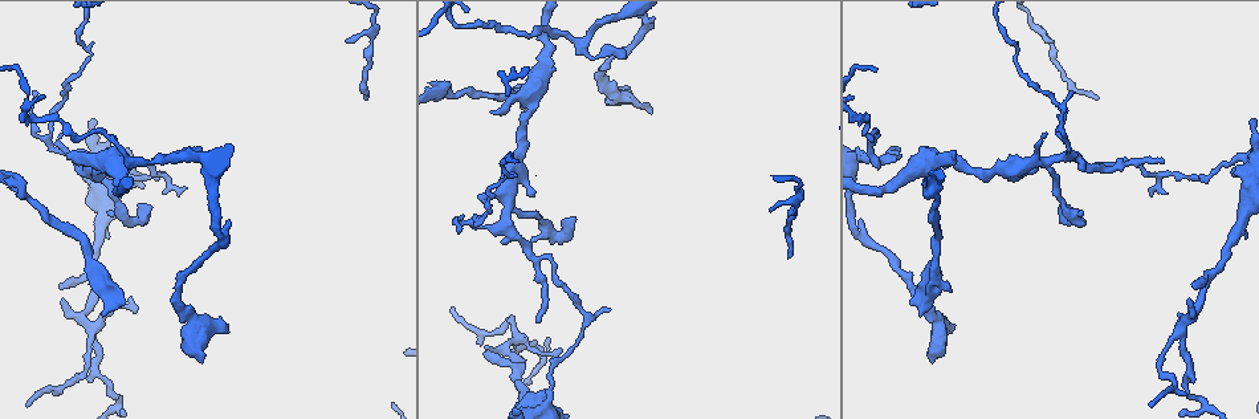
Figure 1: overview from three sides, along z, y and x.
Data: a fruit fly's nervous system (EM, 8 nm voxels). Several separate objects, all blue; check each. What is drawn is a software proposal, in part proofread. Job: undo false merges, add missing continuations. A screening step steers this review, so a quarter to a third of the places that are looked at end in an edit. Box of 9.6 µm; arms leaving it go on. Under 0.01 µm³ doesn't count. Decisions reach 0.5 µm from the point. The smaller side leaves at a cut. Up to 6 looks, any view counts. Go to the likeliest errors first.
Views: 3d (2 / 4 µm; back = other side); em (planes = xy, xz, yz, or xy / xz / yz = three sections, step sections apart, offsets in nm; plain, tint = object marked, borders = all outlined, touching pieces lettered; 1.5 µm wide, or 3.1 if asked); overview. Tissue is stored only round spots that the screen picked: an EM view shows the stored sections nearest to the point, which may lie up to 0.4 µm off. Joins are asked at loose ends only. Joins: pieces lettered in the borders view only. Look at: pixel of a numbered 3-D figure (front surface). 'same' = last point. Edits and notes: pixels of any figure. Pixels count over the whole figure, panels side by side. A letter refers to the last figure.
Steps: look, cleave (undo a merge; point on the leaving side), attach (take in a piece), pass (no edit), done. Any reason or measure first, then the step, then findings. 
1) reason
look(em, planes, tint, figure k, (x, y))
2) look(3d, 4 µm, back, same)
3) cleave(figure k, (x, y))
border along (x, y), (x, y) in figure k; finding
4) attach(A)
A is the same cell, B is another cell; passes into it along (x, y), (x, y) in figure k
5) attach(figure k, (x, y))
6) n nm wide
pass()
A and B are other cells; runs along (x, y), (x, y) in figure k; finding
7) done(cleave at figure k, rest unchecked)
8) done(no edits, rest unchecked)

branch stops here
look(em, yz, step 8, borders, figure 1, (950, 291))

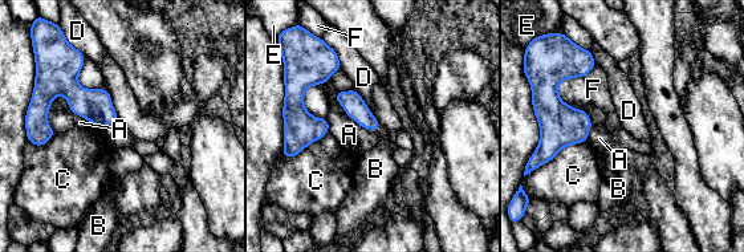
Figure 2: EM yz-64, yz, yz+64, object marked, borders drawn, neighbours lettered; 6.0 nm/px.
look(em, planes, borders, same)

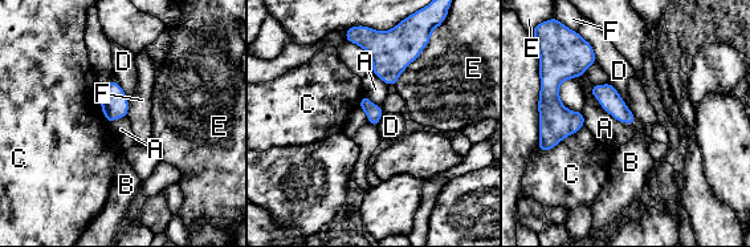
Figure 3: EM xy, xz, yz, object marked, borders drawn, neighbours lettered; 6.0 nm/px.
pass()
A, B, C, D, E and F are other cells; border along (608, 81), (630, 110) in figure 3; no lettered piece goes on from it

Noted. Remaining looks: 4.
a fork
look(em, planes, plain, figure 1, (527, 99))

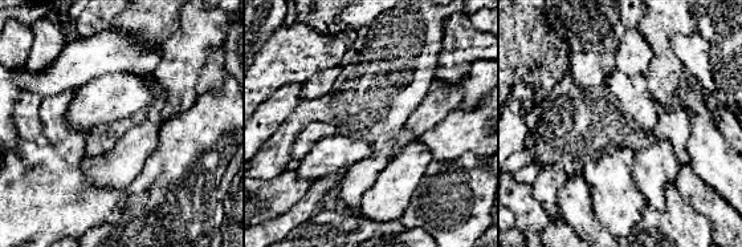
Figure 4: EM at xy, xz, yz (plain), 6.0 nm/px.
with the object marked
look(em, planes, tint, same)

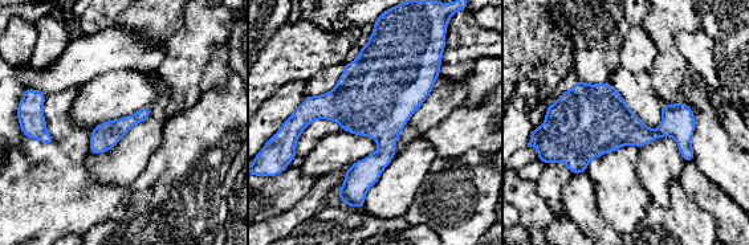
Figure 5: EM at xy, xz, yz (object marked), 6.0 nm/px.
look(em, planes, borders, same)

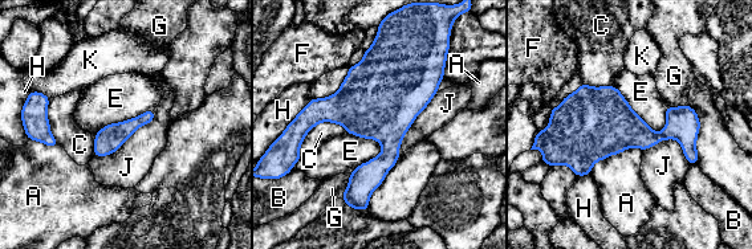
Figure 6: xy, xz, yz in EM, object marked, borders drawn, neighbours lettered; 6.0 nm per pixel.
pass()
A, B, C, E, F, G, H, J and K are other cells; border along (614, 86), (657, 133), (665, 127) in figure 6; all the same neuron

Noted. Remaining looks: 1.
done(no edits, rest unchecked)

